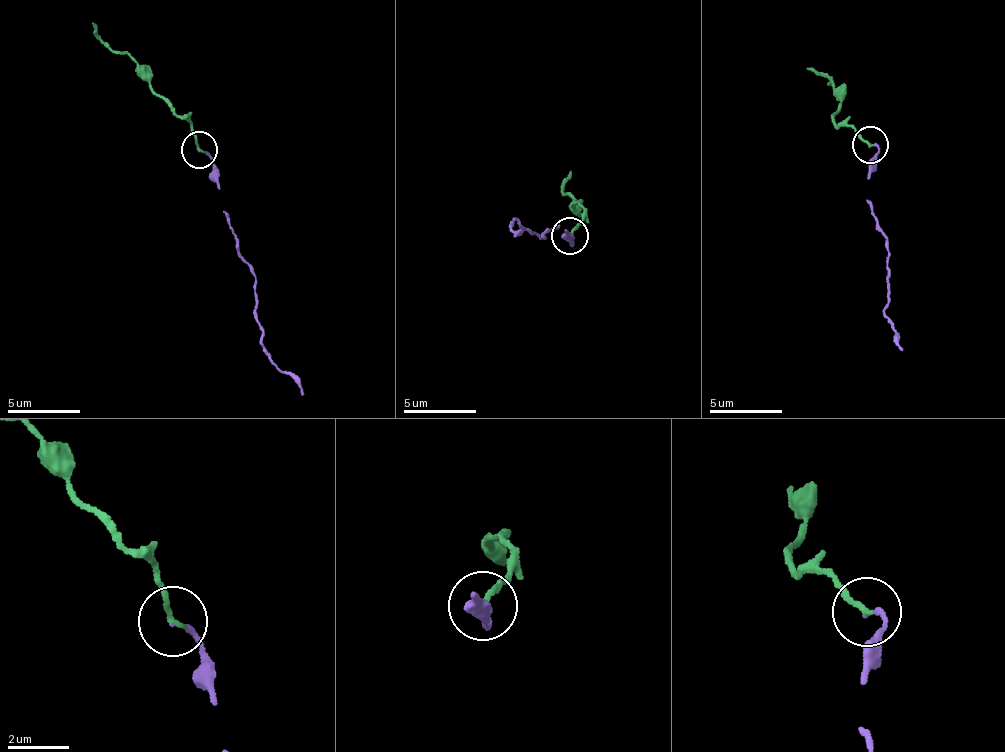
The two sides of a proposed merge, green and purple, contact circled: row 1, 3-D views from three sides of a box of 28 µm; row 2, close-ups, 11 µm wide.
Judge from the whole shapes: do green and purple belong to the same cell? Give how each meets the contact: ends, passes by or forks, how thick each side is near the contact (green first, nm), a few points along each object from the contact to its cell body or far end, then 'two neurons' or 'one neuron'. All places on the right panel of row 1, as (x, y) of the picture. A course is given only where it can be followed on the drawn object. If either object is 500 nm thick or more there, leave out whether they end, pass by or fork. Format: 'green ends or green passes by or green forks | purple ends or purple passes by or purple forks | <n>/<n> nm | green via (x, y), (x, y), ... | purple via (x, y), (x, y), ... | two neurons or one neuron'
green ends | purple ends | 180/130 nm | green via (869, 145), (837, 126), (838, 94), (827, 77), (807, 69) | purple via (869, 145), (878, 148), (868, 204), (887, 251), (889, 323), (903, 349) | one neuron

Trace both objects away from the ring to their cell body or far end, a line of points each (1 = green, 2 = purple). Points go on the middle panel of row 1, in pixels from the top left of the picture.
1: (570, 234), (582, 206), (573, 205), (578, 207), (563, 190), (571, 171)
2: (570, 234), (573, 245), (555, 224), (541, 231), (543, 237), (508, 220), (514, 237)

